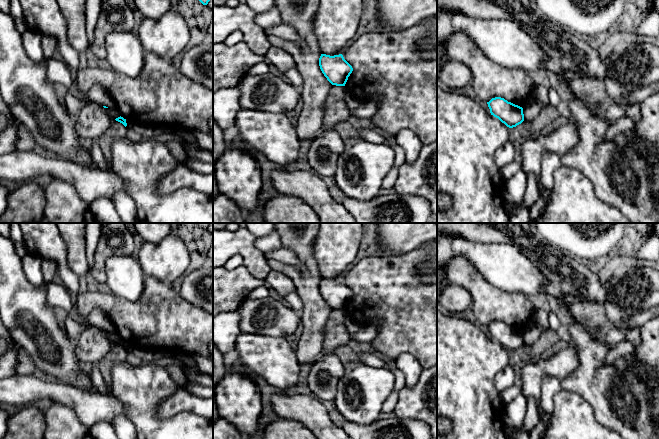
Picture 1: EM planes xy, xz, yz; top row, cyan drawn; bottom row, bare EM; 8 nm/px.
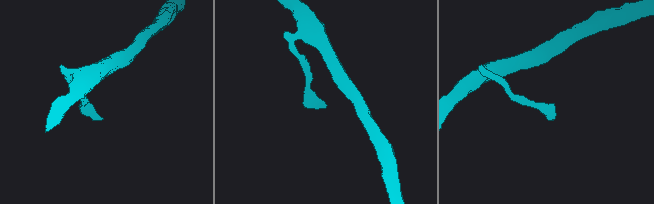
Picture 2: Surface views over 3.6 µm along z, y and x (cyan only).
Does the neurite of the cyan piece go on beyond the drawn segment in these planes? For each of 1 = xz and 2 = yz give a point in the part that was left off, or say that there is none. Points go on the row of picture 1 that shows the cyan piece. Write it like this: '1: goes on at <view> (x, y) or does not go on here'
1: does not go on here
2: does not go on here

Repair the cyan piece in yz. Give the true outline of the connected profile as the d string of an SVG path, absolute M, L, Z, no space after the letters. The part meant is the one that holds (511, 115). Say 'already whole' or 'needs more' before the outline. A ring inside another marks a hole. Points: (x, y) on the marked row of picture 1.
already whole | M492 98L487 104L491 115L498 118L509 128L516 127L524 121L523 108L508 102L504 98Z

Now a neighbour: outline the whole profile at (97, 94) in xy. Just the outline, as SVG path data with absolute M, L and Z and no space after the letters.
M94 85L87 94L87 97L101 106L108 108L115 107L115 102L112 97L100 85Z

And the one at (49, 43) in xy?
M49 35L41 36L42 50L46 58L51 58L58 46L58 41L55 37Z

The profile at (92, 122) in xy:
M91 101L77 116L75 131L80 139L100 139L110 127L111 121L104 107Z

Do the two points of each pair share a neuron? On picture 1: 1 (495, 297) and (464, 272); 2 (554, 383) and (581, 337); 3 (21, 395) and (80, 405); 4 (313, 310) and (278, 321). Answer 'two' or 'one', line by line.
1: one
2: two
3: one
4: two

